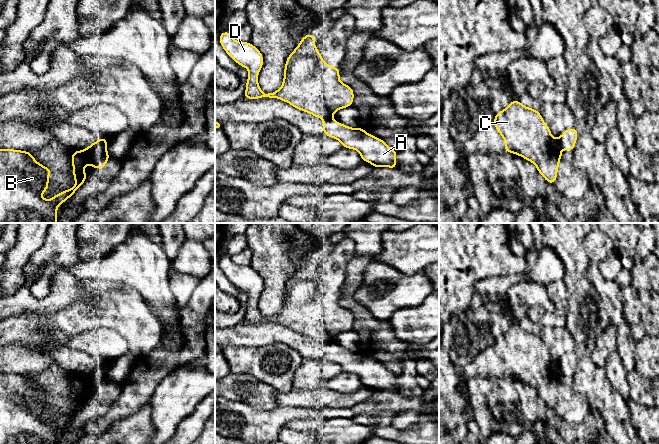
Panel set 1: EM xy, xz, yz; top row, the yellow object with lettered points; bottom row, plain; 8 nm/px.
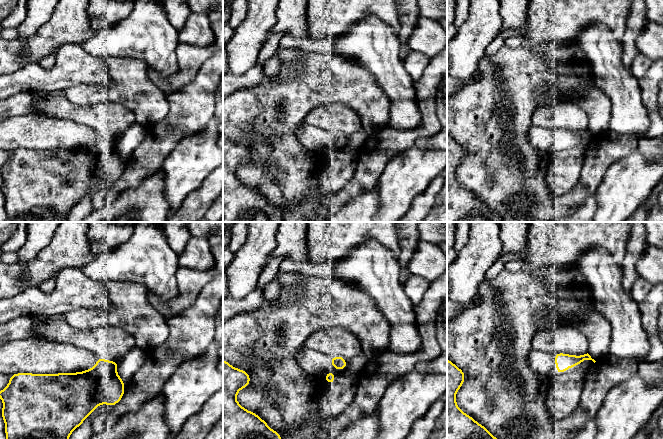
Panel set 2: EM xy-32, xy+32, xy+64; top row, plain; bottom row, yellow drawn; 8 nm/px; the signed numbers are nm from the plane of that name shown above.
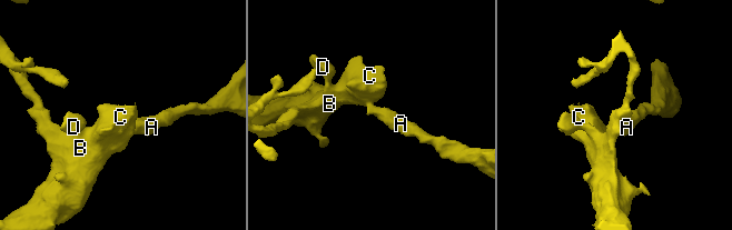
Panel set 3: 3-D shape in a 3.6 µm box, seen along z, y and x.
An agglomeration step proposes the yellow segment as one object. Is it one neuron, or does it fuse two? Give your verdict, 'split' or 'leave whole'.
split

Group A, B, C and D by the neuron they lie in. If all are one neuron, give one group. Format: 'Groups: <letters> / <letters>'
Groups: A / B C D

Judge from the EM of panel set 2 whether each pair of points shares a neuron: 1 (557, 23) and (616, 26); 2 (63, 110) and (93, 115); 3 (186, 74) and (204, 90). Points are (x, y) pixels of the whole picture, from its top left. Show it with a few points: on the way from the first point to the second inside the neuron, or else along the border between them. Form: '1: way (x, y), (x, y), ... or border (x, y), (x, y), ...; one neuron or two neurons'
1: way (572, 15), (601, 15); one neuron
2: way (70, 111), (86, 115); one neuron
3: border (205, 60), (196, 75), (172, 93); two neurons

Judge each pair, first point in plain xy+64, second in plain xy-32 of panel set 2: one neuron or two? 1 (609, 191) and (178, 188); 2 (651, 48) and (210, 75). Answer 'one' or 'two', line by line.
1: one
2: two

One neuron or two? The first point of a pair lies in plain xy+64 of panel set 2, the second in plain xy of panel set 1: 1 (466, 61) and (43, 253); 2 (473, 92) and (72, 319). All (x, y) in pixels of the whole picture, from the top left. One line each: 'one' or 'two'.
1: two
2: one

